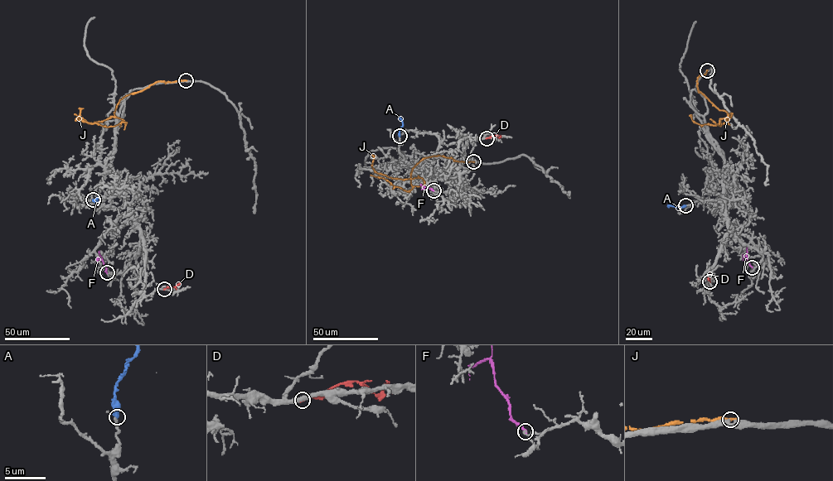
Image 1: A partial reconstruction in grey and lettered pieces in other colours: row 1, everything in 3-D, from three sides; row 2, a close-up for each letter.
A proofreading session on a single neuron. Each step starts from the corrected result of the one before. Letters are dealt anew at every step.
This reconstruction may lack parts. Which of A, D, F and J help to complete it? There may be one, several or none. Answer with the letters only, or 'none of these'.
A

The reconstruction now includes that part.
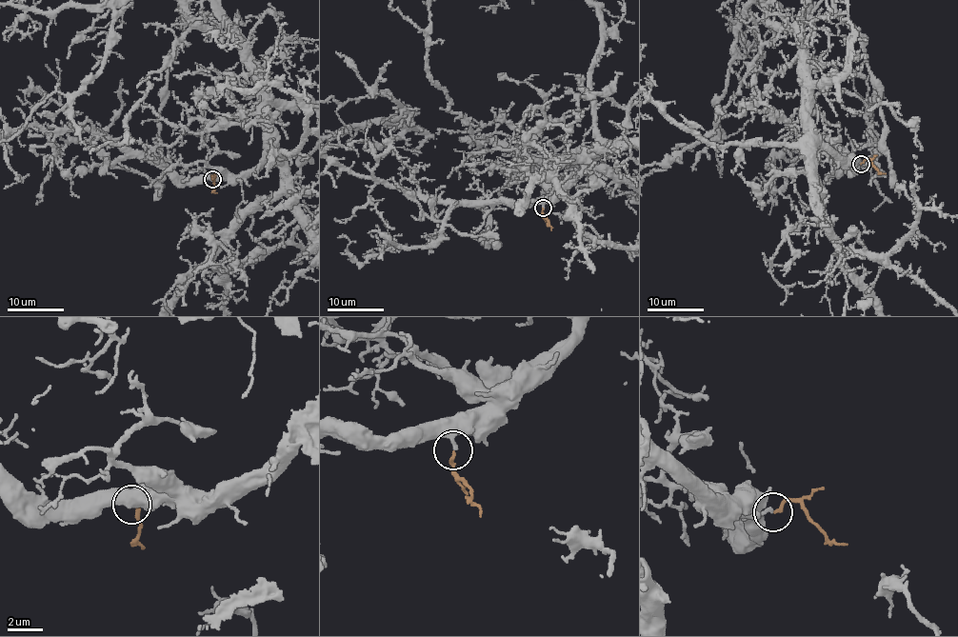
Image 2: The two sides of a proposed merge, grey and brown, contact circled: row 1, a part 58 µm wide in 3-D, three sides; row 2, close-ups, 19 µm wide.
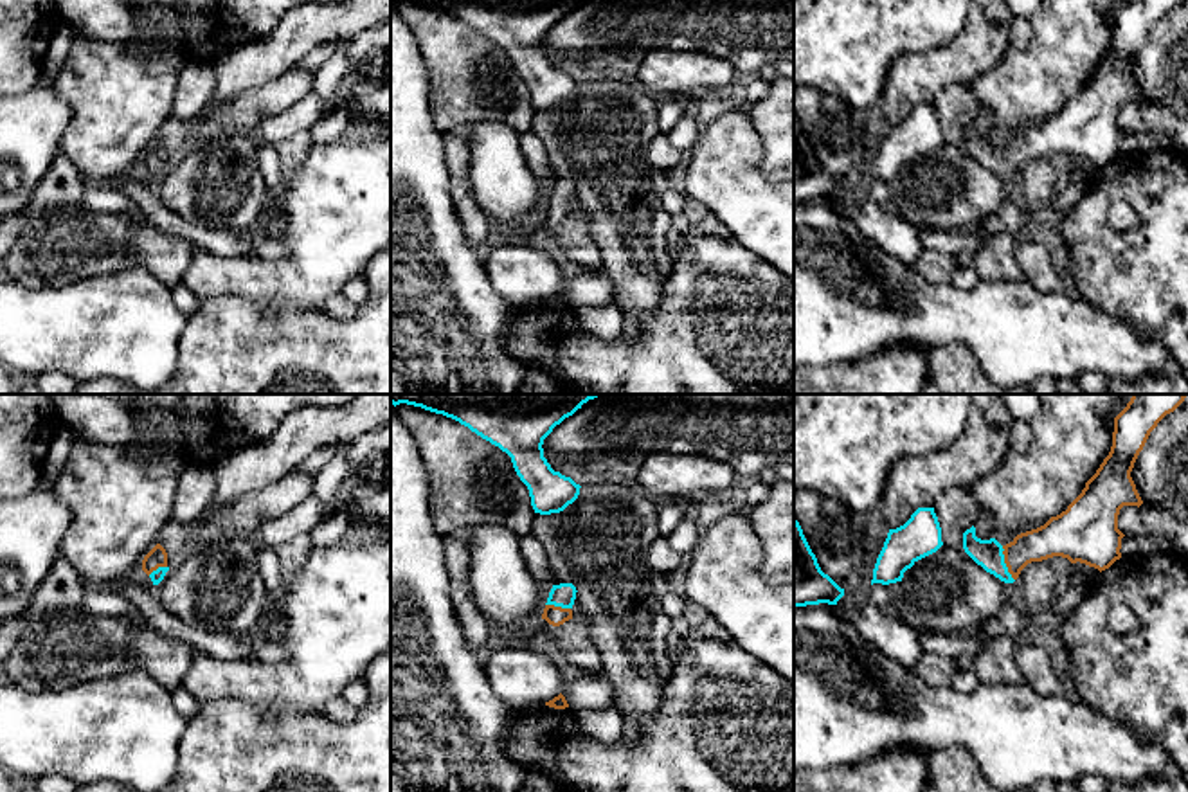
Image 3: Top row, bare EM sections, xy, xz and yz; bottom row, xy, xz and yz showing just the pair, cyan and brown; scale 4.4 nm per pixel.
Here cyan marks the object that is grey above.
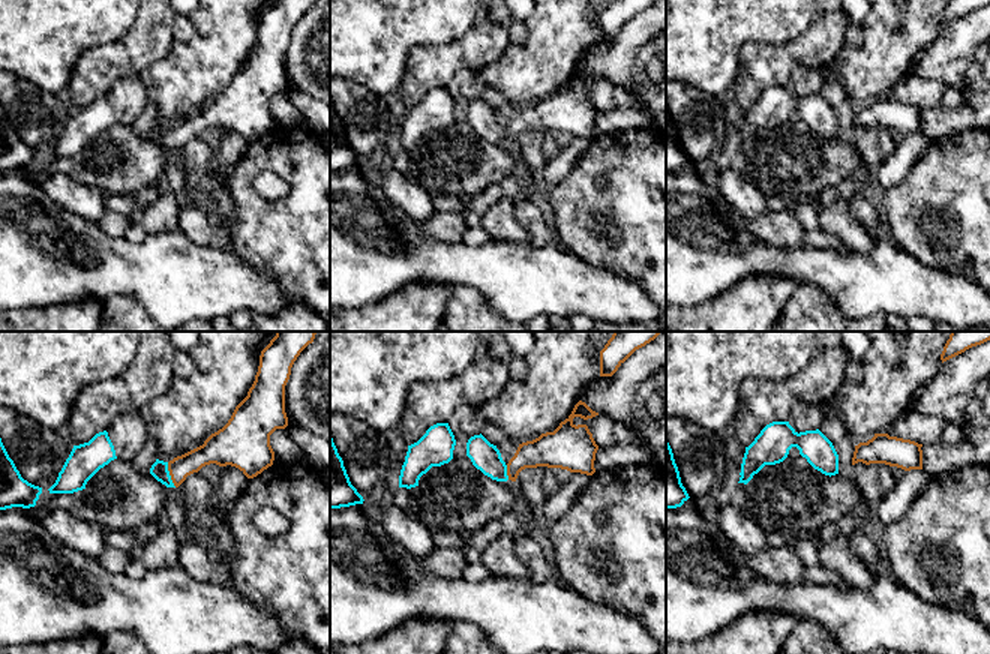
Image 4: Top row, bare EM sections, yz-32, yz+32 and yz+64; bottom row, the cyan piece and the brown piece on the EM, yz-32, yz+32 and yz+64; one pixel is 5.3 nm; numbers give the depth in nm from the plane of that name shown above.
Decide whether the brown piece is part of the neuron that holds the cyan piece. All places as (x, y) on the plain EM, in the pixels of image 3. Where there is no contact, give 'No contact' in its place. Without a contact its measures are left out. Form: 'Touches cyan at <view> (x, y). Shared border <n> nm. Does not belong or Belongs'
Touches cyan at yz (1005, 161). Shared border 170 nm. Belongs

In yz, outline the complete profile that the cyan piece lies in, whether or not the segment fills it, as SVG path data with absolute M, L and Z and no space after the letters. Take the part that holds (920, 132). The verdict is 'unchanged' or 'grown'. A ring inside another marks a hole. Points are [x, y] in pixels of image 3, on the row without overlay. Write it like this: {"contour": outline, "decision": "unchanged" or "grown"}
{"contour": "M918 104L904 122L889 126L873 166L871 182L902 178L907 166L941 142L941 124L934 104Z", "decision": "unchanged"}

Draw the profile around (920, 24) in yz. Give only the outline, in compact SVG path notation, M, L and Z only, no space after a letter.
M794 0L794 86L808 85L853 108L877 108L898 54L949 45L967 25L972 0Z

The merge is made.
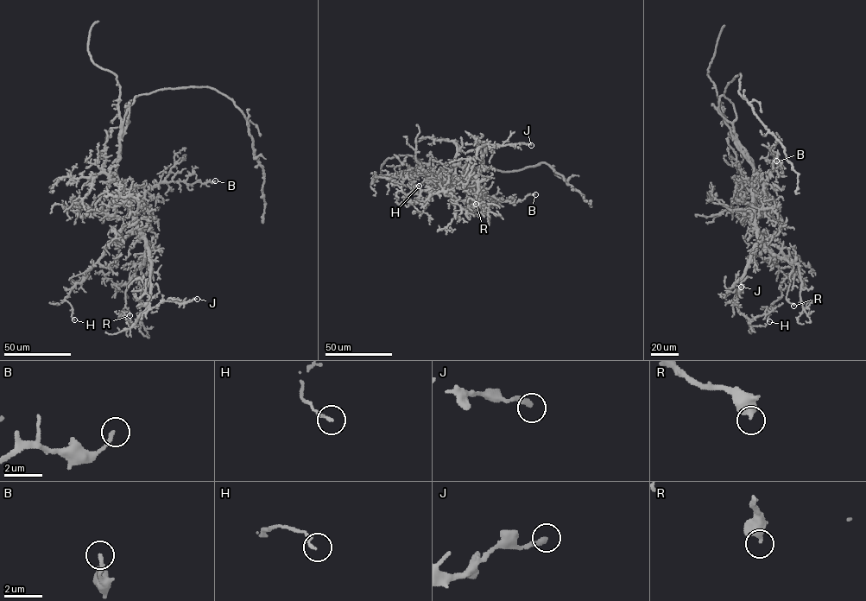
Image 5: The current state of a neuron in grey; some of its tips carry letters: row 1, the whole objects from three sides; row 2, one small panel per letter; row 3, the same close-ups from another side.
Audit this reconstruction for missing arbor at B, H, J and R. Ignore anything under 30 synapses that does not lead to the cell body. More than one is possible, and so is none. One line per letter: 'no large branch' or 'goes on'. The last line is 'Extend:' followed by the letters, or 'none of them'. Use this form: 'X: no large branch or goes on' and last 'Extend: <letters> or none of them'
B: no large branch
H: no large branch
J: no large branch
R: no large branch
Extend: none of them

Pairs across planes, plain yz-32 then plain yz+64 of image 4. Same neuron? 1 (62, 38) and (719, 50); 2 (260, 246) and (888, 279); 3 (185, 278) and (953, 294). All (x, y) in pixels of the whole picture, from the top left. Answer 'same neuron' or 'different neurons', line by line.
1: same neuron
2: different neurons
3: same neuron

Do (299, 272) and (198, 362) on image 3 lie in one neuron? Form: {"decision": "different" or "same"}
{"decision": "different"}

